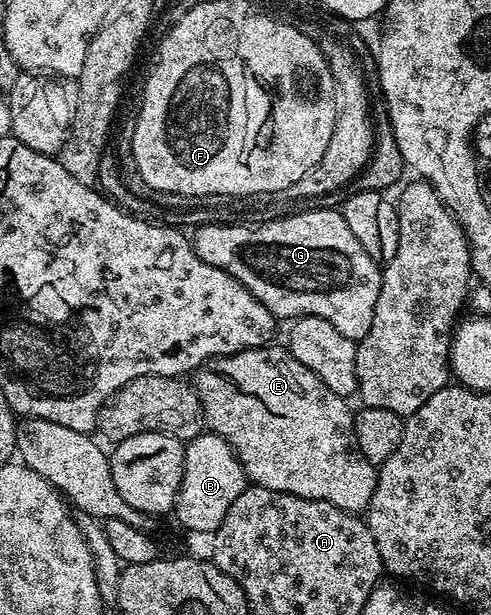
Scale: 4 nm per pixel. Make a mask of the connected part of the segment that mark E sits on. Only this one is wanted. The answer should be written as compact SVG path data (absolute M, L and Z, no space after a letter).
M267 344L257 346L251 350L241 350L235 354L228 354L221 358L215 358L205 368L199 369L193 375L192 385L198 391L198 398L202 402L202 416L204 426L209 433L218 434L224 440L228 440L228 444L234 449L238 459L242 462L242 467L246 469L247 479L253 485L263 486L269 490L275 490L281 494L295 494L301 498L308 500L320 500L332 504L336 508L346 510L349 514L358 514L365 511L372 500L372 492L376 492L376 484L378 483L378 471L374 465L364 456L364 452L360 452L360 448L356 444L356 436L354 435L354 416L355 411L350 410L350 402L341 398L336 392L332 392L332 388L328 388L316 376L316 372L312 372L308 368L304 368L300 364L300 360L296 360L296 356L292 356L289 349L278 347L278 344Z

